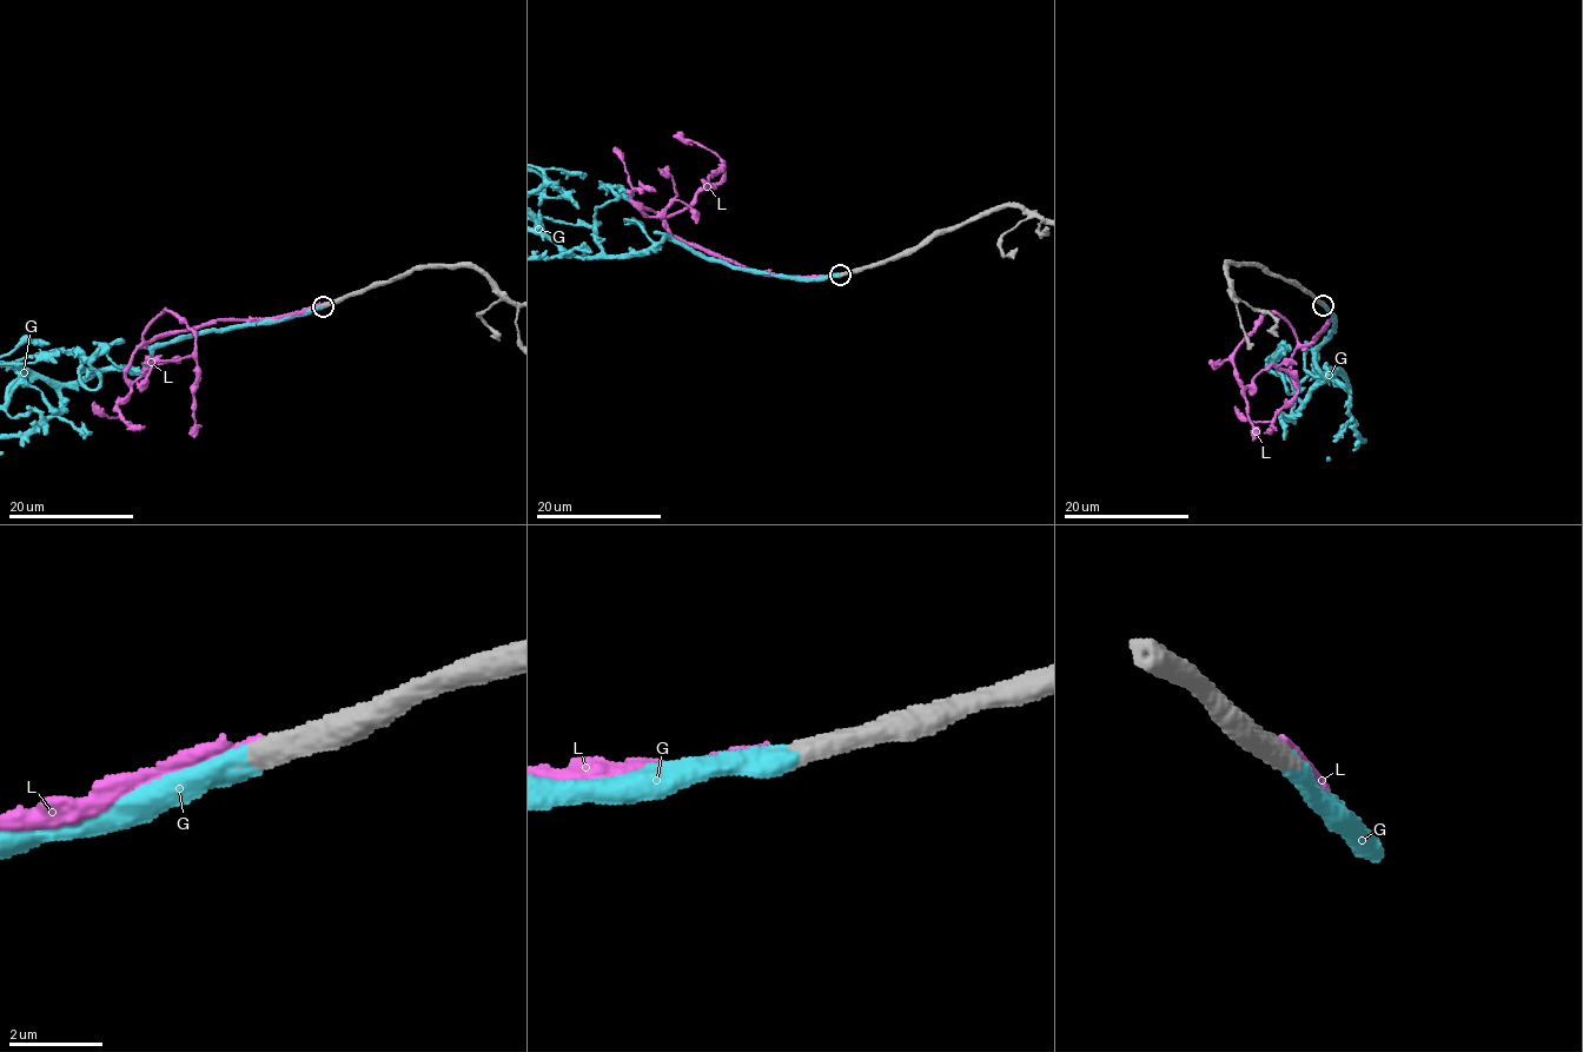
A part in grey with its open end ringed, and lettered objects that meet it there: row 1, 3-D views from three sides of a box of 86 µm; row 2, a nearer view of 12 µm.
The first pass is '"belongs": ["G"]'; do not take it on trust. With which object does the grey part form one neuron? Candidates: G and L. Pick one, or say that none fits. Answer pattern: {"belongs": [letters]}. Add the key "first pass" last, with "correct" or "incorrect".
{"belongs": ["G"], "first pass": "correct"}

